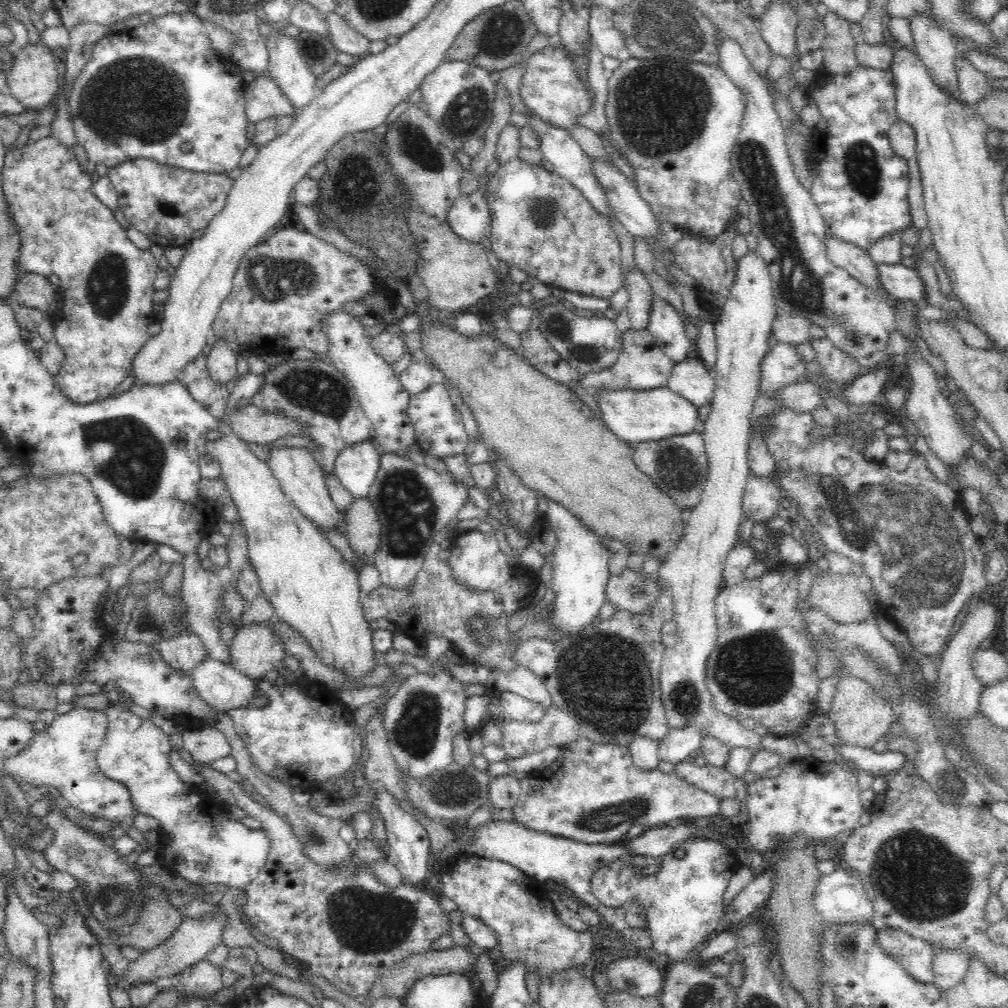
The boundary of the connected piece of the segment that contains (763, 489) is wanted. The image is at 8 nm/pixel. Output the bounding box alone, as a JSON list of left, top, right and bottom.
[743,476,782,524]

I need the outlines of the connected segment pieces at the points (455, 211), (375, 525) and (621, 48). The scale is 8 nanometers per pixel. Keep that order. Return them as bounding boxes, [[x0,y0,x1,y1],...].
[[446,190,491,243],[343,498,381,556],[588,7,631,61]]

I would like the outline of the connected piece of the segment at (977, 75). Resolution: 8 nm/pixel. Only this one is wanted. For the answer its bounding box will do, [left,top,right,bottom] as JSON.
[956,48,990,105]

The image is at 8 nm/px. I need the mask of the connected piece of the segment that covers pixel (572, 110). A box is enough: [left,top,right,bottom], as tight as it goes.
[520,43,593,130]

